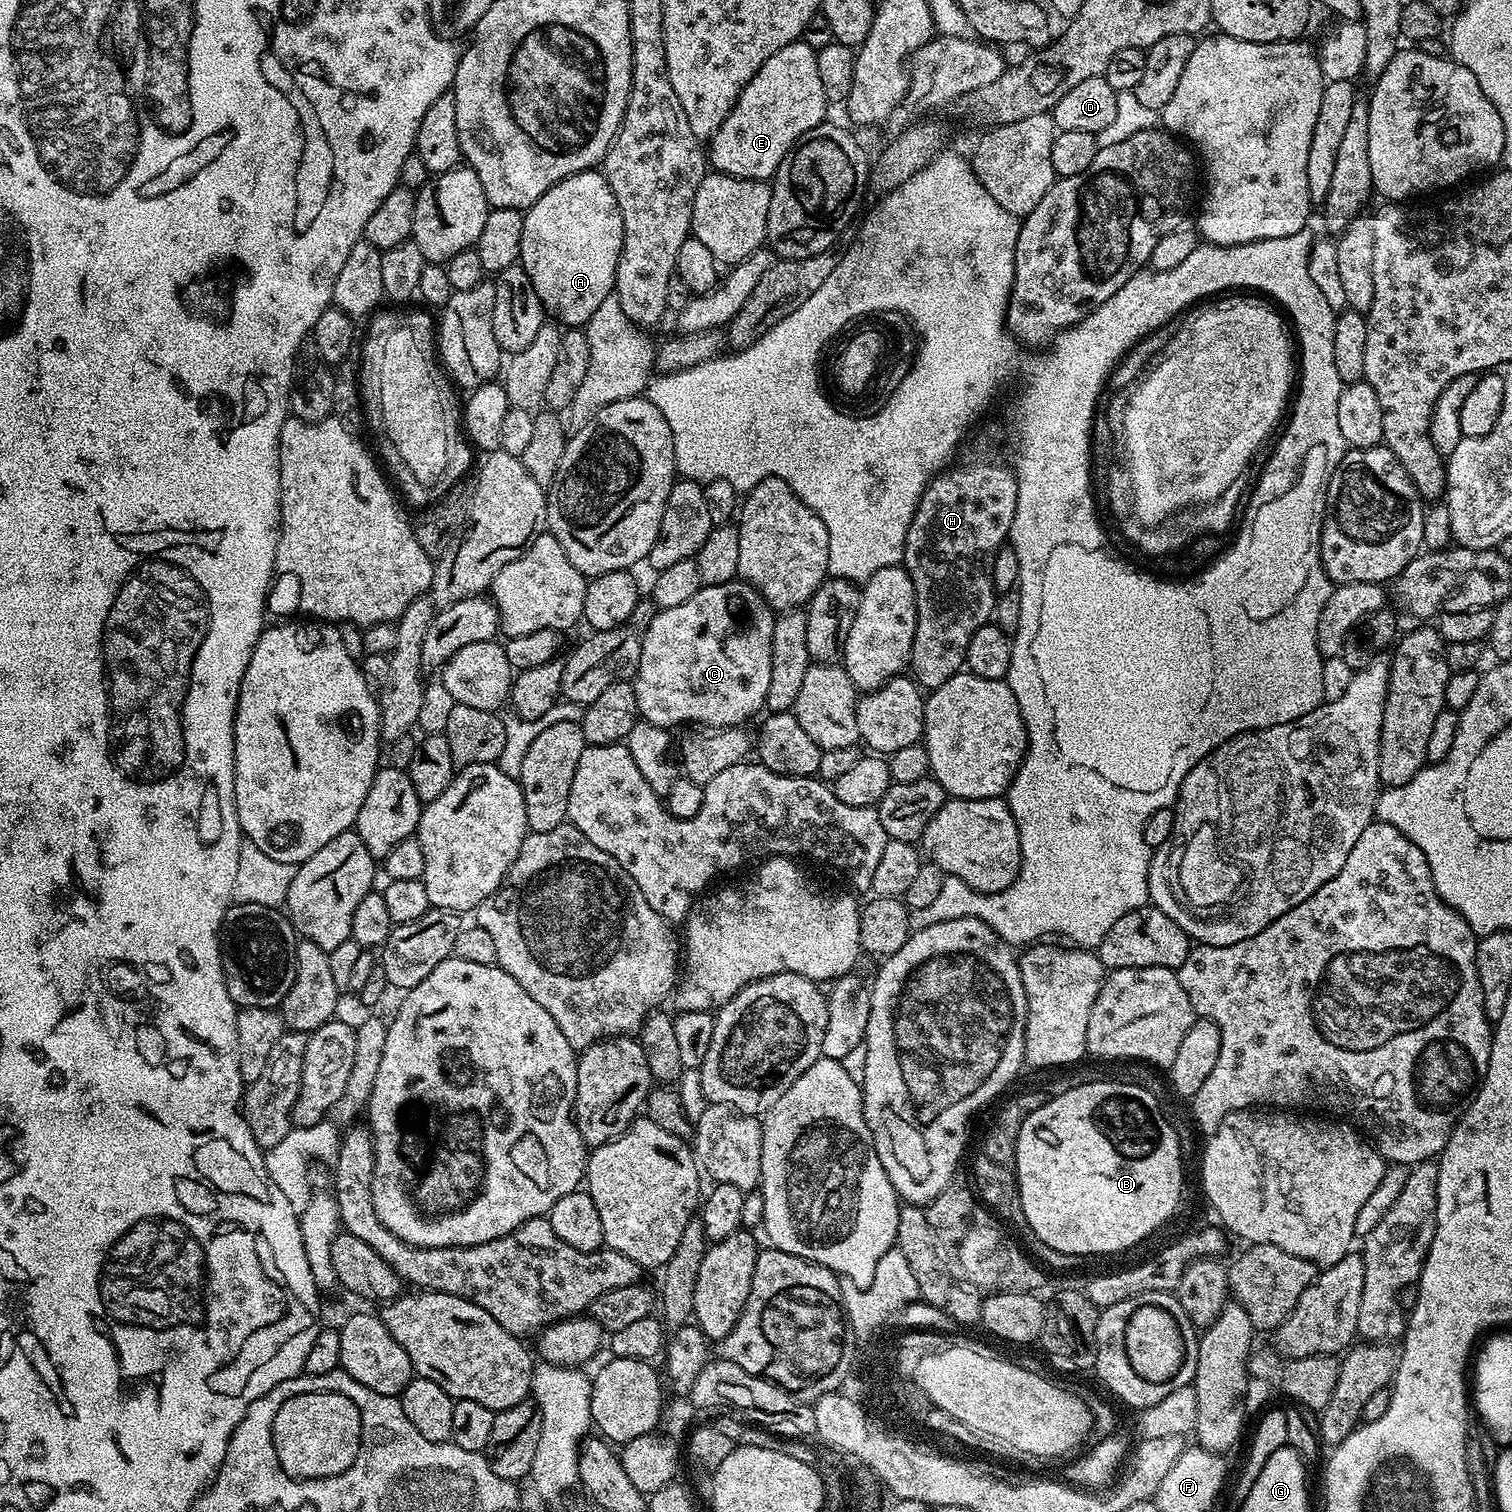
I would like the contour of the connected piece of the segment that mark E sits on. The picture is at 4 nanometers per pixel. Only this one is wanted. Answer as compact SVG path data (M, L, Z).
M799 39L790 46L782 46L782 50L770 54L770 58L762 62L762 70L750 78L726 122L722 122L707 141L706 160L715 171L743 180L771 181L782 158L786 158L802 134L825 123L827 116L824 115L830 102L822 91L818 75L817 49L804 43Z

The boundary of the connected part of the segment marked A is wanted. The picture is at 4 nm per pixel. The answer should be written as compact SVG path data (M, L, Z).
M600 170L579 172L558 182L524 212L522 250L518 263L524 267L526 274L530 274L530 282L544 311L553 321L564 326L587 325L594 310L598 310L598 306L602 306L602 302L606 302L606 298L613 295L623 237L618 198L614 198L614 190L610 190L608 180Z

